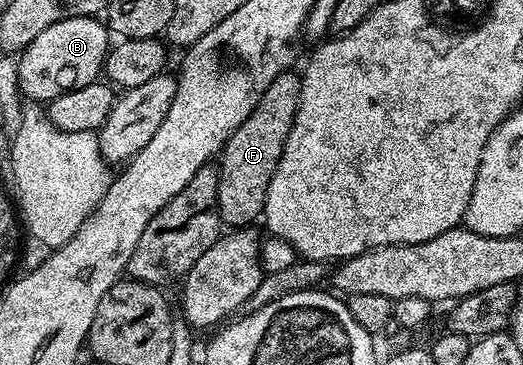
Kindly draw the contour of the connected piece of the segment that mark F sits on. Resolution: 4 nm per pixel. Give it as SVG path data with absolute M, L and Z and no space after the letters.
M287 71L276 75L268 91L260 95L260 103L256 103L252 115L248 115L248 119L244 119L244 123L240 123L240 127L226 141L226 147L220 154L222 165L220 164L218 175L218 213L222 216L223 226L250 227L255 224L253 221L257 217L259 220L263 216L262 208L268 195L268 183L272 183L272 175L280 163L282 148L294 126L301 90L302 79L297 72Z

